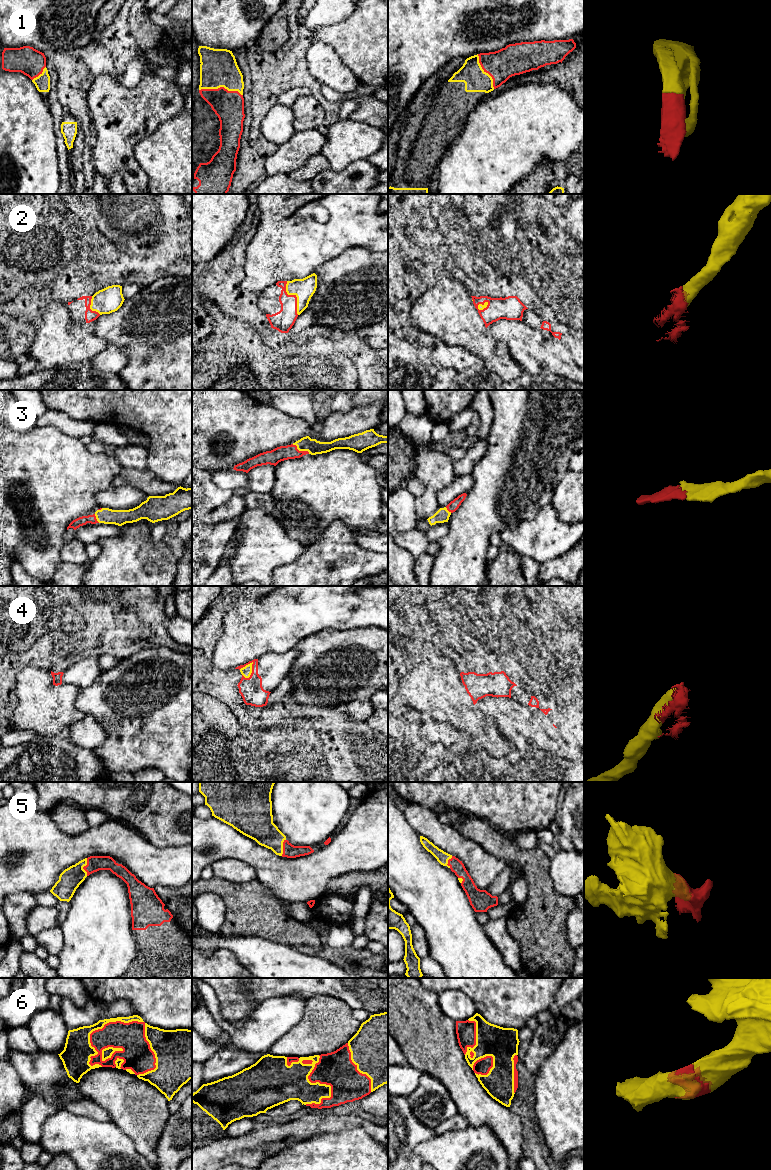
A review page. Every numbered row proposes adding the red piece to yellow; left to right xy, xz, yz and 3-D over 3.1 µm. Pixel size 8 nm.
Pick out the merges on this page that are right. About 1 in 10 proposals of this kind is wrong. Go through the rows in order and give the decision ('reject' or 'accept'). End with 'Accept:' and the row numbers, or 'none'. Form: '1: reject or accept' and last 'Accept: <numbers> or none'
1: accept
2: accept
3: accept
4: accept
5: accept
6: accept
Accept: 1, 2, 3, 4, 5, 6

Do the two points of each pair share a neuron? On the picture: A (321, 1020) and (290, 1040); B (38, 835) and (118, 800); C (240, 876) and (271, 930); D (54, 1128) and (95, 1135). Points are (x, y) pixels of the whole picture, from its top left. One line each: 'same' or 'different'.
A: same
B: different
C: different
D: same

